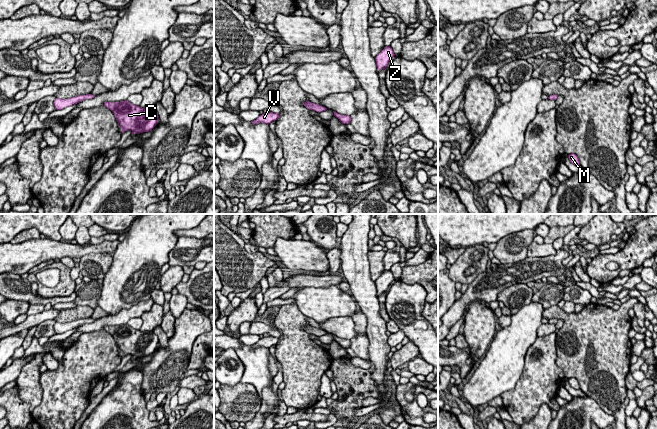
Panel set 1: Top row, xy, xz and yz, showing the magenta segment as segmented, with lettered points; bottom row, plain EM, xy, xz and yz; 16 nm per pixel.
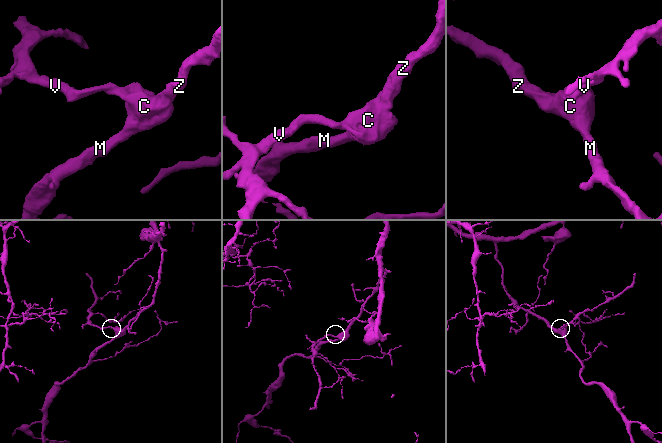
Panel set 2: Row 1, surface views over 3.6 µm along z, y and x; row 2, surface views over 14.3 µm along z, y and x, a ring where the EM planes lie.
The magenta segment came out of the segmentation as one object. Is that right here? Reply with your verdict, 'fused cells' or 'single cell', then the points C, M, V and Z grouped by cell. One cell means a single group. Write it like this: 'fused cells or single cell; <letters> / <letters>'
fused cells; C M Z / V

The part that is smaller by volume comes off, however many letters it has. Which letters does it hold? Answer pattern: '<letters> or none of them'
V

